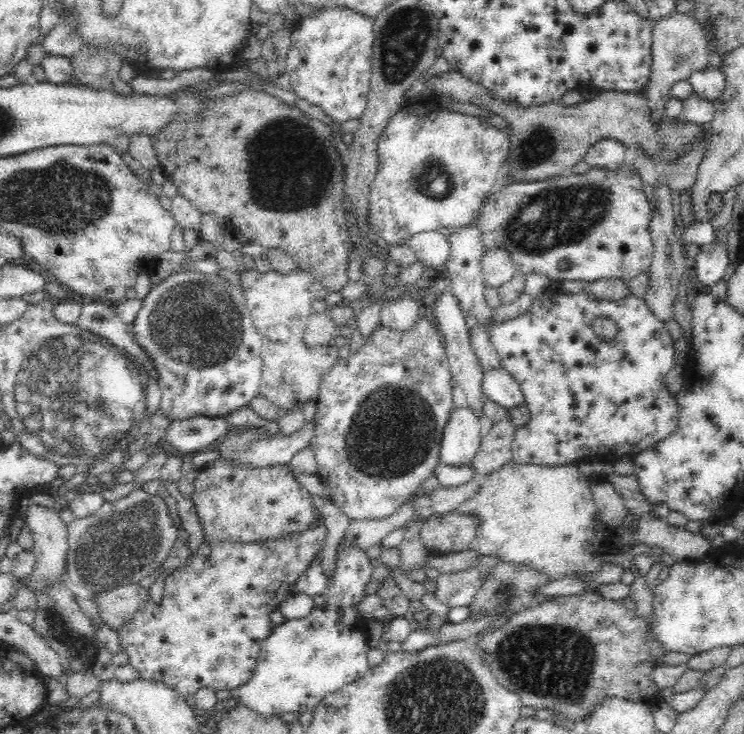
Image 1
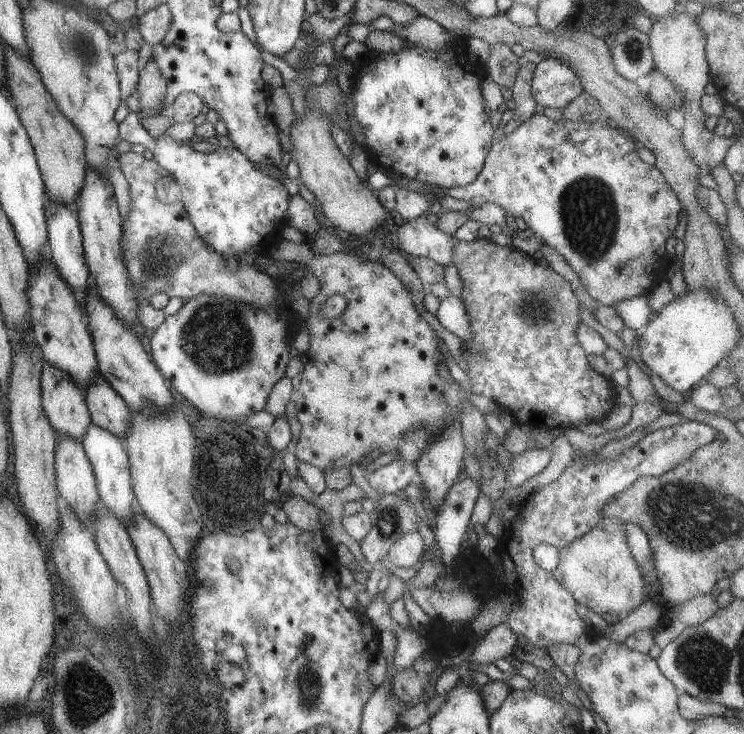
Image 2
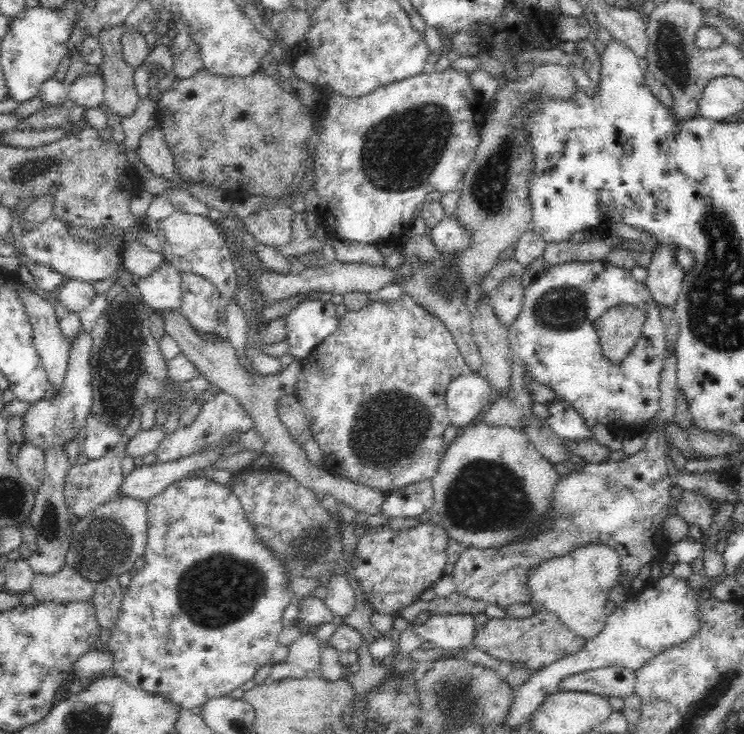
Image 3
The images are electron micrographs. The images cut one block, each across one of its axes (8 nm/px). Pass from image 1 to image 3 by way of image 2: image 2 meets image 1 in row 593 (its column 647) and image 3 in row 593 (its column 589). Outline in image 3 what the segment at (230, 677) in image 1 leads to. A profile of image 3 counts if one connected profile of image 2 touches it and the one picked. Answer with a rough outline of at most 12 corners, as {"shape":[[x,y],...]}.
{"shape":[[210,477],[149,500],[111,668],[181,708],[271,663],[288,571]]}

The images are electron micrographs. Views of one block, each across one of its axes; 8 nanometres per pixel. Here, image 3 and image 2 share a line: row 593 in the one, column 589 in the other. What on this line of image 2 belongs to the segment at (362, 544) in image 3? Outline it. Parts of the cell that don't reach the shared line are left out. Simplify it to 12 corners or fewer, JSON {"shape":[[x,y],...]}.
{"shape":[[453,237],[471,391],[515,422],[601,421],[579,301],[530,254]]}

